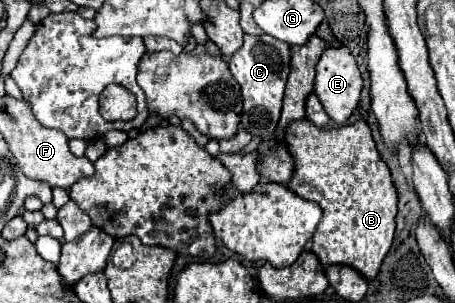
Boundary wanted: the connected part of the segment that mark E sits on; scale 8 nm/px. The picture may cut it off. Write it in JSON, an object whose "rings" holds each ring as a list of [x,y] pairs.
{"rings":[[[346,46],[338,48],[326,48],[316,64],[316,80],[314,80],[314,94],[318,96],[324,112],[330,116],[332,122],[344,124],[350,114],[356,110],[358,100],[360,100],[360,90],[362,90],[362,78],[356,66],[354,56]]]}

